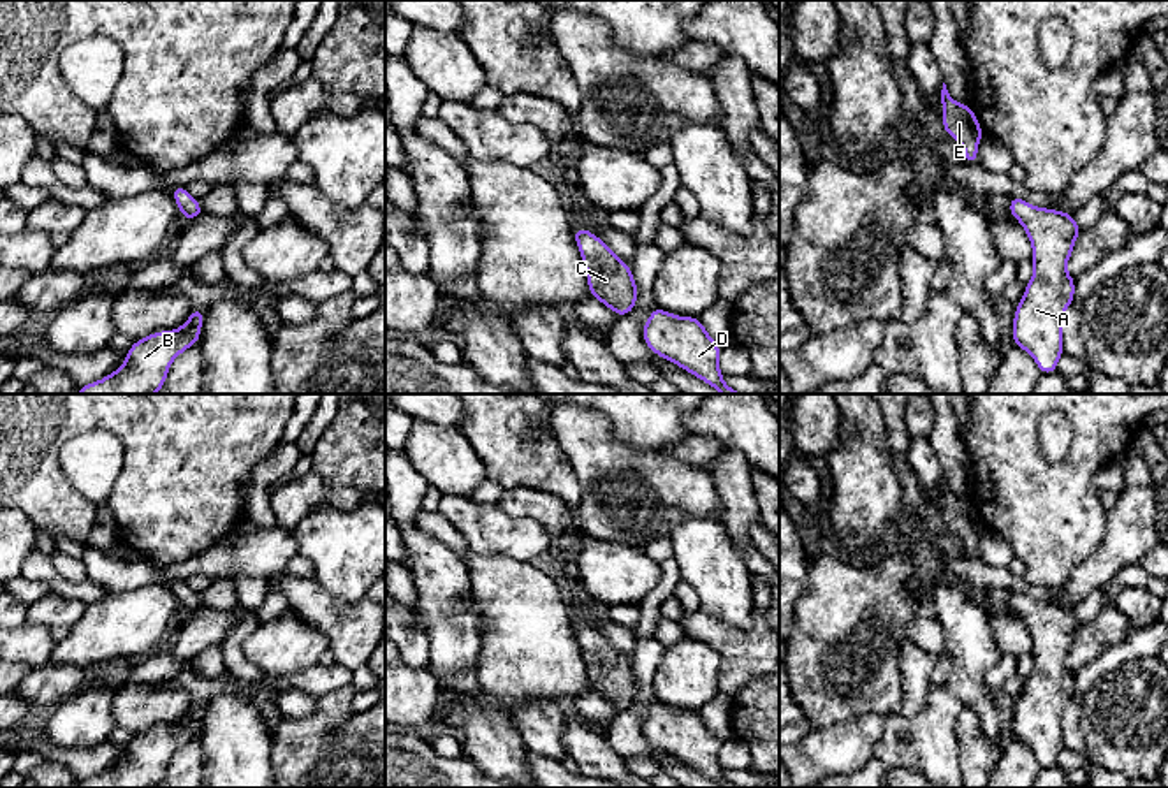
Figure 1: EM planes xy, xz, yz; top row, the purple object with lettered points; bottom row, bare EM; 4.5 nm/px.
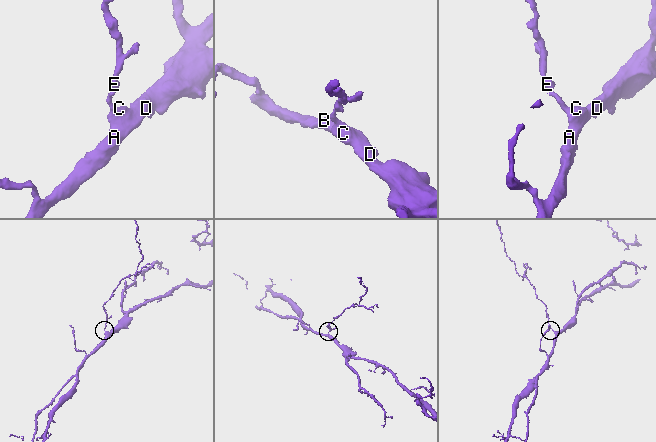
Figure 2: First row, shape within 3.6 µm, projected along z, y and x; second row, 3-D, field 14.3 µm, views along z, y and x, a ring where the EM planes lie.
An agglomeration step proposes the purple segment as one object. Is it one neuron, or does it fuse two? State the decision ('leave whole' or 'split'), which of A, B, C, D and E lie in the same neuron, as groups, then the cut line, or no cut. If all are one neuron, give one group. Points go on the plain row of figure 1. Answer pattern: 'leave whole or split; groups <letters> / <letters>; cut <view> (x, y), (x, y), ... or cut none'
leave whole; groups A B C D E; cut none

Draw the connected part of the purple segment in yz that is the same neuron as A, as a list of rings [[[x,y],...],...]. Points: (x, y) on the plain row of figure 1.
[[[1008,589],[1008,609],[1026,623],[1034,667],[1015,702],[1011,733],[1034,751],[1041,769],[1057,765],[1064,748],[1062,709],[1075,693],[1075,670],[1066,667],[1077,631],[1084,626],[1071,607],[1034,602]]]

